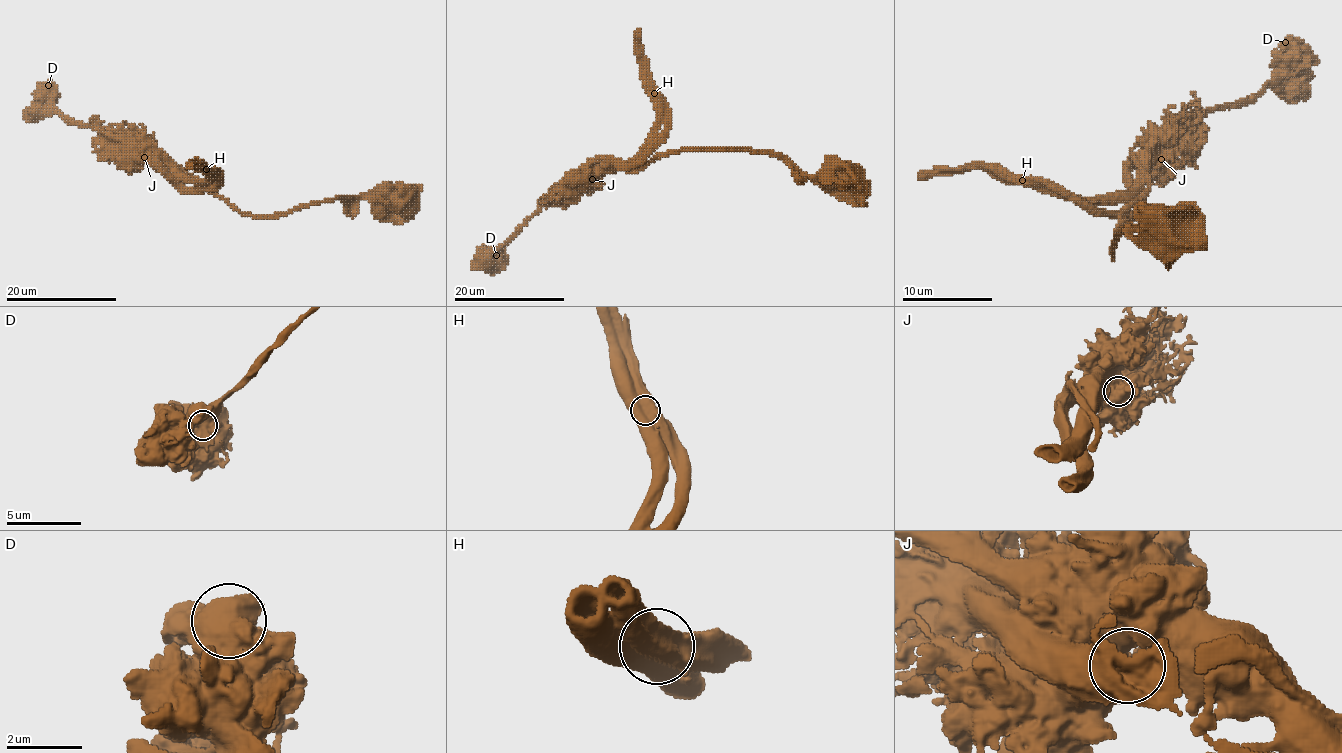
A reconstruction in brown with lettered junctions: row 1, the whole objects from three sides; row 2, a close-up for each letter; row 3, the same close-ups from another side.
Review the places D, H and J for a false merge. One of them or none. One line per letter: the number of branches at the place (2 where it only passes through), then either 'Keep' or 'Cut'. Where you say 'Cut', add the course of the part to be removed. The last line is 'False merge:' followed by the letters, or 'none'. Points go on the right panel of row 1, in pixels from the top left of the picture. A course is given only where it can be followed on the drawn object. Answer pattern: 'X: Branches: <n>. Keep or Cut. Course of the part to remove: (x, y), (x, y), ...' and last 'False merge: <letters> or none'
D: Branches: 1. Keep
H: Branches: 2. Cut. Course of the part to remove: (1022, 180), (1134, 211), (1132, 157), (1148, 186), (1123, 213), (1114, 256), (1128, 227), (1161, 220), (1206, 247)
J: Branches: 2. Keep
False merge: H

